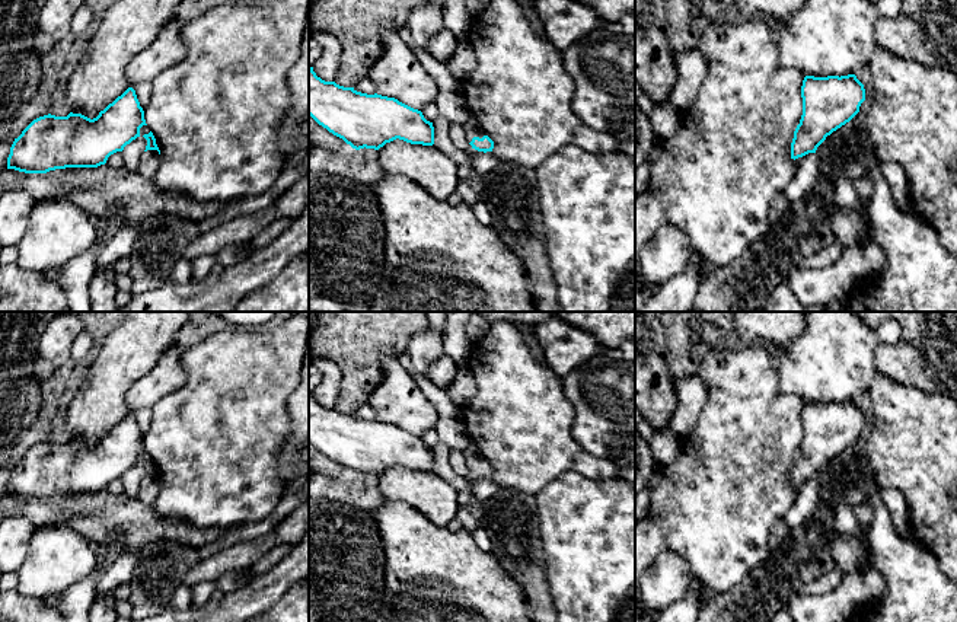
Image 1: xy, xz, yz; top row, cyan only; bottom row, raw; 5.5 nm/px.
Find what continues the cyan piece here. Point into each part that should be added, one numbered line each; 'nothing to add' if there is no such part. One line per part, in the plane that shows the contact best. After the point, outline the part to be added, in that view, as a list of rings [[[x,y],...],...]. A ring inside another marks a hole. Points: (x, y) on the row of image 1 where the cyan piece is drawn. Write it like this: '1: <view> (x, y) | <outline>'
1: xz (472, 128) | [[[470,118],[465,122],[465,131],[466,131],[466,137],[468,141],[470,143],[473,137],[479,137],[482,138],[484,135],[488,135],[476,122],[475,118]]]

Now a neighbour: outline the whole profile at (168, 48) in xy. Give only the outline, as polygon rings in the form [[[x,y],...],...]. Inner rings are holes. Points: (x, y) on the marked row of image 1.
[[[172,17],[157,38],[127,66],[125,76],[130,87],[134,89],[140,82],[151,82],[160,71],[186,55],[181,25],[178,17]]]

